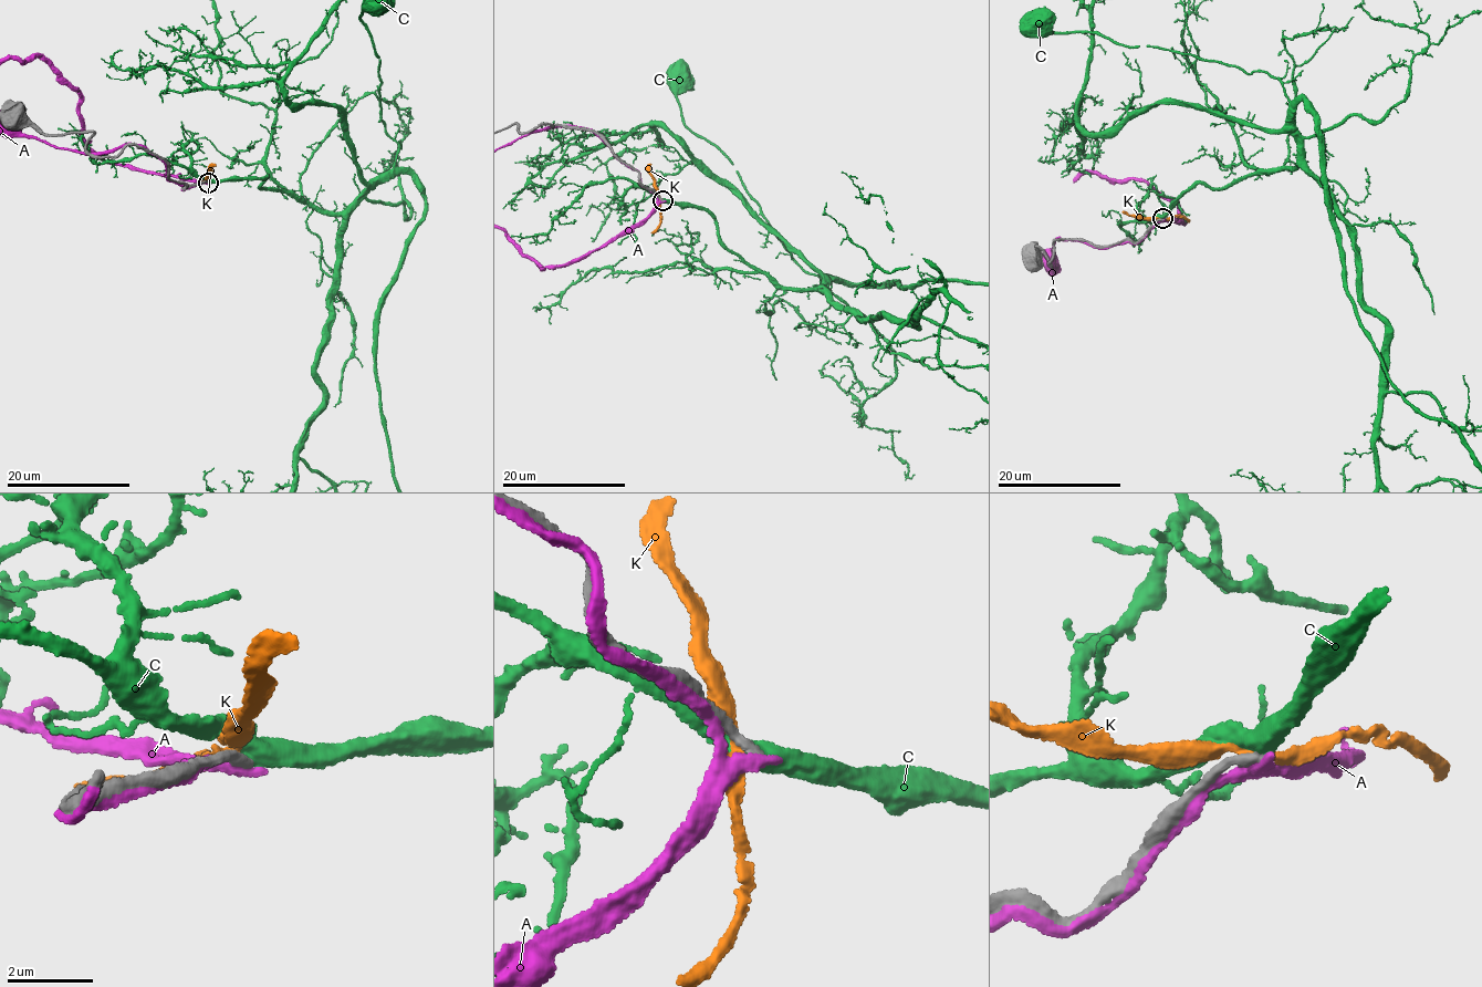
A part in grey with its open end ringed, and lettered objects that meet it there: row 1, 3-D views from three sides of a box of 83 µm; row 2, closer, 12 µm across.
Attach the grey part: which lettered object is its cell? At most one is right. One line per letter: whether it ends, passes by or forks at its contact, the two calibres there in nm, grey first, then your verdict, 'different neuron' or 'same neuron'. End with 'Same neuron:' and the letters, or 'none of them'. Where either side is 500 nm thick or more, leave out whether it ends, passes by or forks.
A: it passes by | 240/240 nm | different neuron
C: it passes by | 220/480 nm | different neuron
K: it passes by | 260/280 nm | different neuron
Same neuron: none of them

